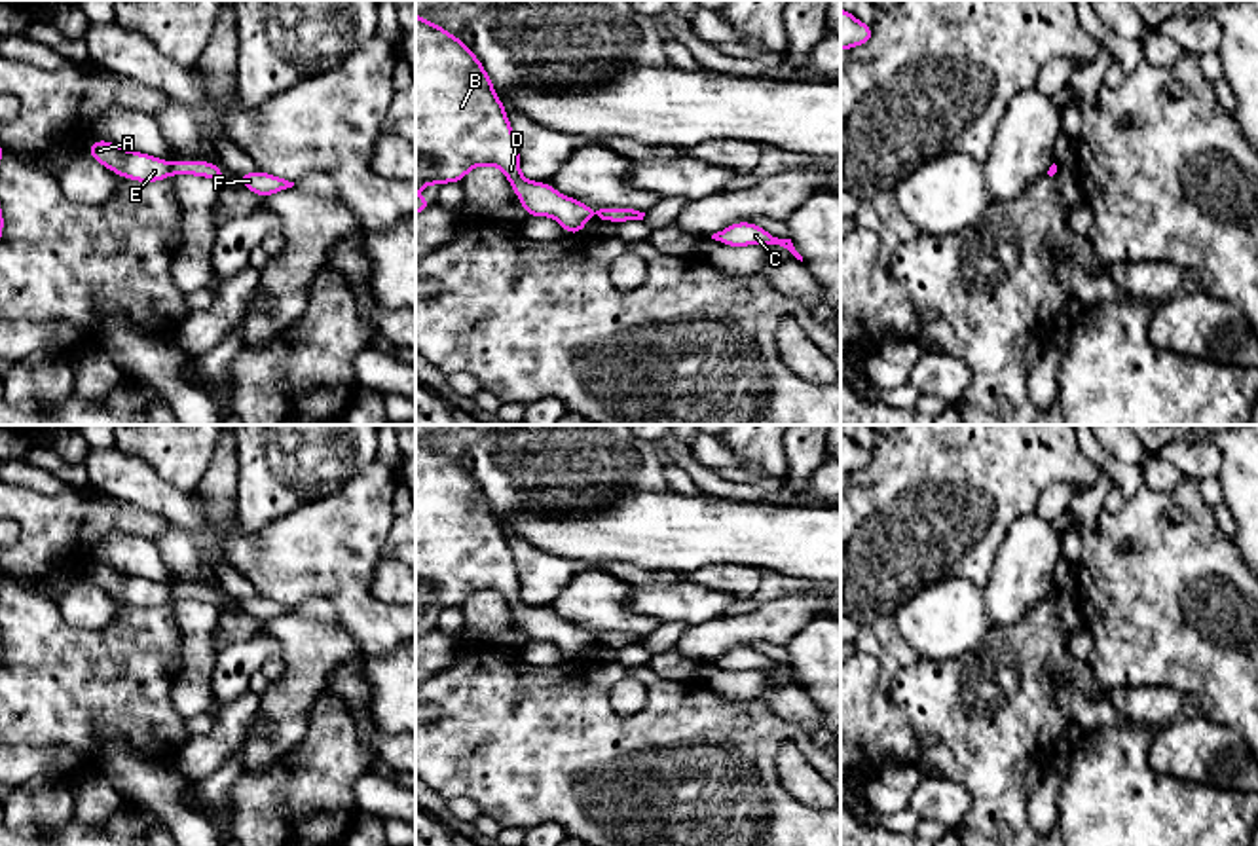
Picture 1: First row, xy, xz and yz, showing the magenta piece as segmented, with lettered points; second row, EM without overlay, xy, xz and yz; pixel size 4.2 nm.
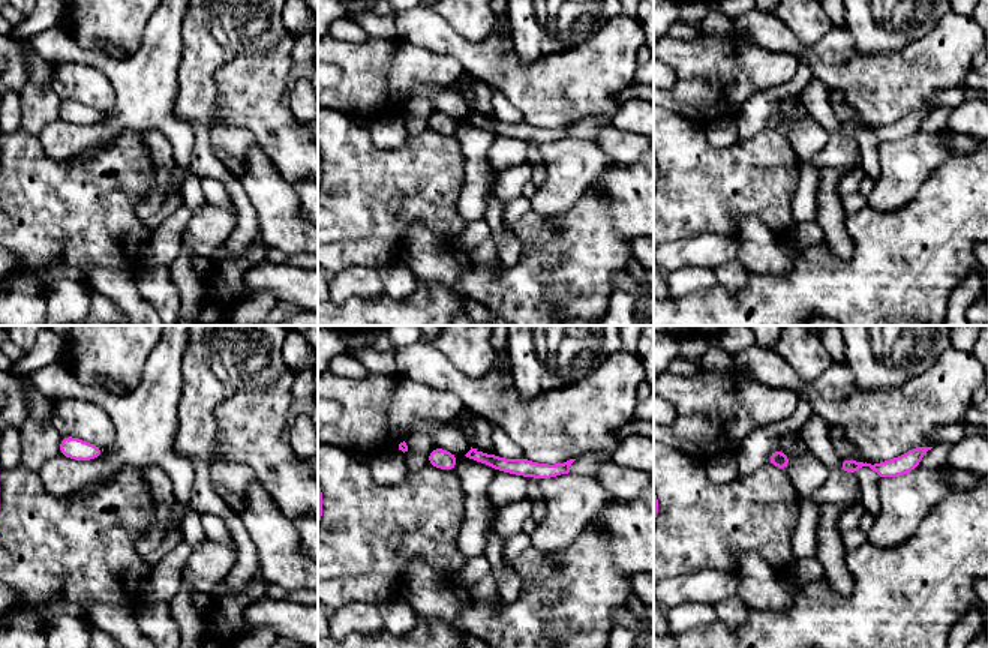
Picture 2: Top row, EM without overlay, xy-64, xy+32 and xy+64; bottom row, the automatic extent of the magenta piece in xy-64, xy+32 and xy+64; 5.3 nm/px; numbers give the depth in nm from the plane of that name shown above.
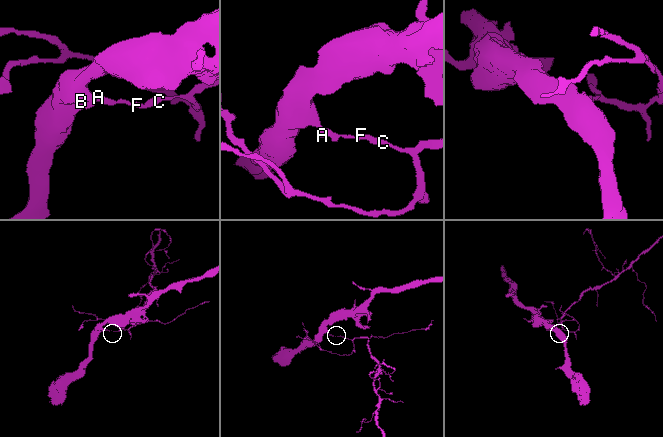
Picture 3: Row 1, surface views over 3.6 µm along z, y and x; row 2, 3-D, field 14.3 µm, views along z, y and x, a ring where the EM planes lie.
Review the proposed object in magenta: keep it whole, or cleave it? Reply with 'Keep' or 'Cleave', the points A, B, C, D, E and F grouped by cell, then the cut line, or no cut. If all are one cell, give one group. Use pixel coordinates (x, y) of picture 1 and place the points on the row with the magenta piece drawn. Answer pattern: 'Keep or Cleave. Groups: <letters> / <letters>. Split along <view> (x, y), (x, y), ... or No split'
Cleave. Groups: A B D E / C F. Split along xy (169, 165), (171, 173)

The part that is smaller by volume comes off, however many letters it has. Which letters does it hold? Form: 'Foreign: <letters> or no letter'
Foreign: C, F

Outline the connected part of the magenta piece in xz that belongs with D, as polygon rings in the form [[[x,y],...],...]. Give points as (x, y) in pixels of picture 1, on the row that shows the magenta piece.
[[[416,13],[416,190],[461,182],[480,165],[503,171],[527,216],[552,216],[571,235],[596,214],[520,175],[512,127],[482,63],[459,38]]]

